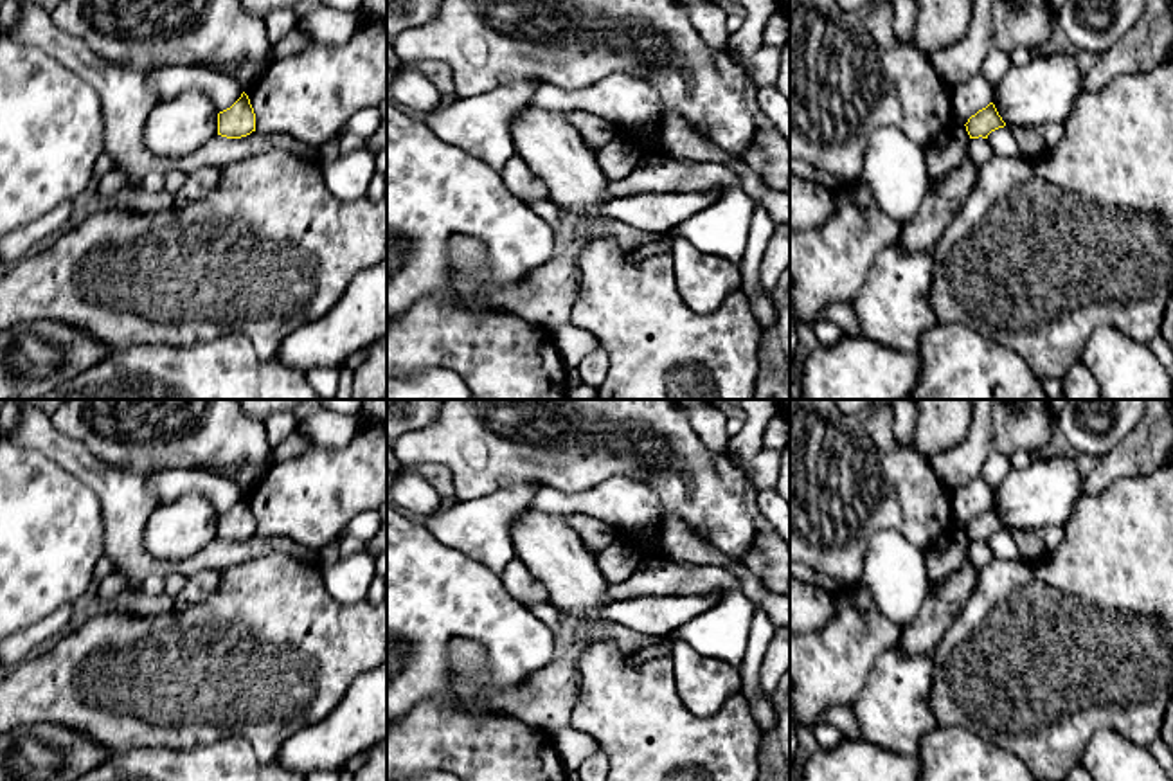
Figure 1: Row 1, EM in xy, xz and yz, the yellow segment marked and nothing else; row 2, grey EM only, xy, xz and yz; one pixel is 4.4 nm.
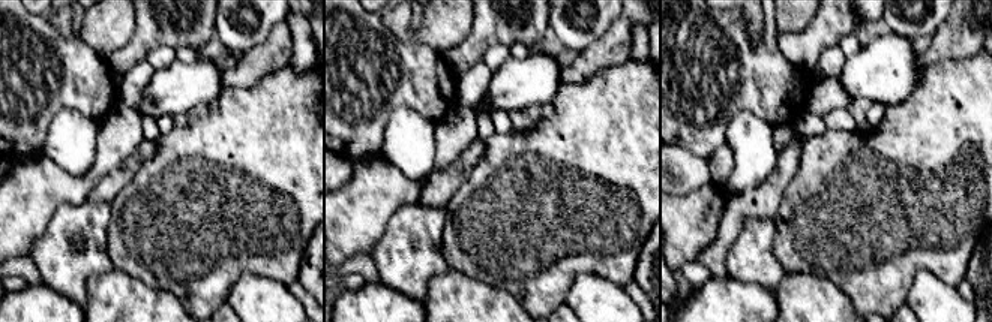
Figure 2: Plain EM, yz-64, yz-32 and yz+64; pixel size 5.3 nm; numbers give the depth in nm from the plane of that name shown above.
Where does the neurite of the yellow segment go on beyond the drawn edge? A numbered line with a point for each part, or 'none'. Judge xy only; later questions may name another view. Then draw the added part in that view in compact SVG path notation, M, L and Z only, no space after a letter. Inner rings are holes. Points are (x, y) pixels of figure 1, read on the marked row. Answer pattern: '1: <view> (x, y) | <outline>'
none

